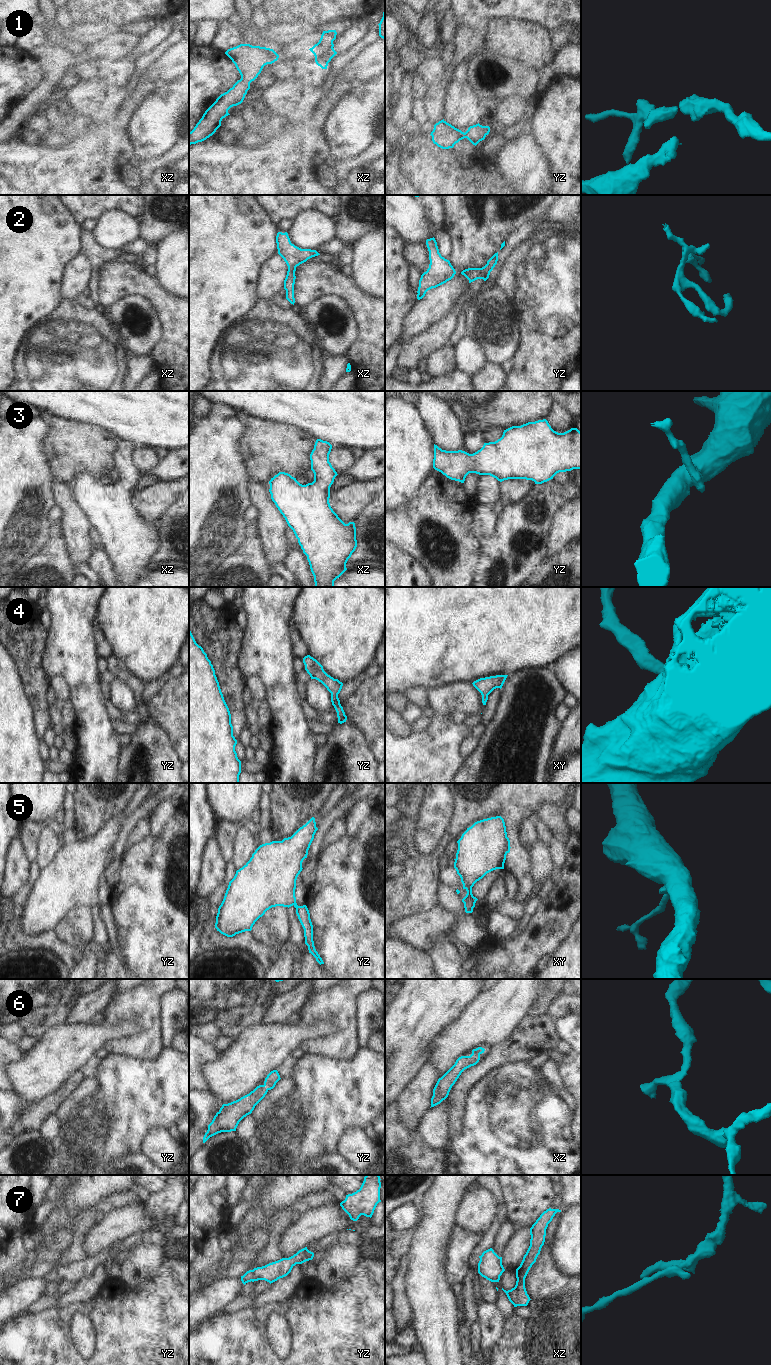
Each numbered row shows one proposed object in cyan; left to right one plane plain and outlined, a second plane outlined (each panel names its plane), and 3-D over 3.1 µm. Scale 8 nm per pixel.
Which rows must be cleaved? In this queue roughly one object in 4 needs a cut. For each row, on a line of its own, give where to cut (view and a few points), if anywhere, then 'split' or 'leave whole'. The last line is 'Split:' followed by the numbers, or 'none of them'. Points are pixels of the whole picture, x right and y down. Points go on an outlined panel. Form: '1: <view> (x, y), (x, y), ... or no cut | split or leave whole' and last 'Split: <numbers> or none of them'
1: no cut | leave whole
2: no cut | leave whole
3: no cut | leave whole
4: no cut | leave whole
5: no cut | leave whole
6: no cut | leave whole
7: no cut | leave whole
Split: none of them

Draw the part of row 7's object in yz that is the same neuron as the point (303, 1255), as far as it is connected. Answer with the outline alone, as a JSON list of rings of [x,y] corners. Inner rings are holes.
[[[305,1247],[289,1258],[282,1258],[265,1266],[247,1271],[241,1276],[241,1281],[244,1285],[248,1282],[258,1280],[265,1280],[271,1284],[278,1279],[287,1276],[296,1264],[302,1264],[312,1260],[313,1257],[314,1253]]]

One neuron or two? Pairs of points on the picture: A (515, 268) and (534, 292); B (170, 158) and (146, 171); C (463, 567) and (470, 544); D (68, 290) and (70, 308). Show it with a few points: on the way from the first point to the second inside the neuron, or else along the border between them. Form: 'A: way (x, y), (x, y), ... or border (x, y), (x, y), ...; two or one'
A: way (521, 274), (533, 286); one
B: way (163, 160), (151, 160), (150, 164); one
C: way (463, 561), (464, 550); one
D: border (63, 299), (74, 300); two

